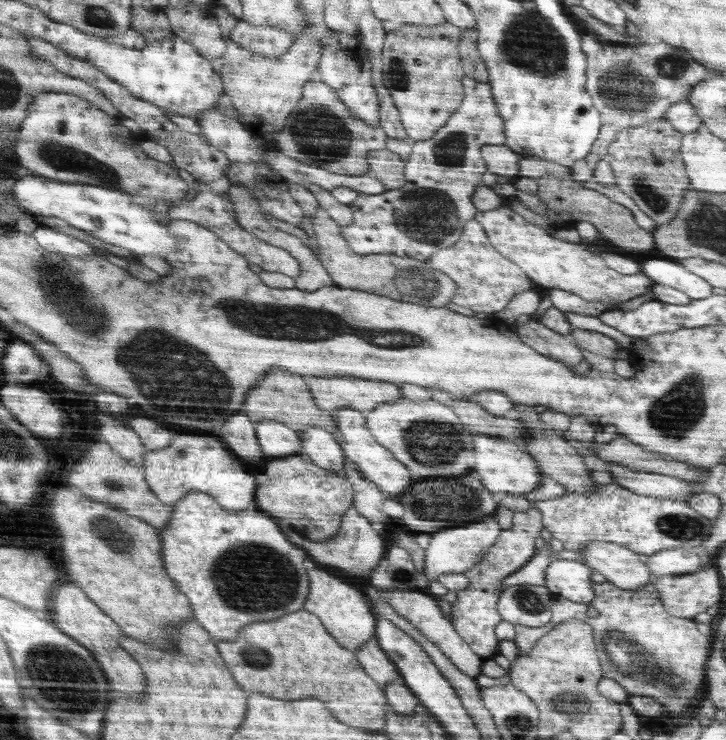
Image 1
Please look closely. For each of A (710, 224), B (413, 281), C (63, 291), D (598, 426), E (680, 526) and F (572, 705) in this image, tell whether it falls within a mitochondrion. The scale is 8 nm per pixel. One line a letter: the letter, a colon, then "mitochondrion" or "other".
A: mitochondrion
B: mitochondrion
C: mitochondrion
D: other
E: mitochondrion
F: mitochondrion

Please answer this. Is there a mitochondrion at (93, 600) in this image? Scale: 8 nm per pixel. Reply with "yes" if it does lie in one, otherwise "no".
no

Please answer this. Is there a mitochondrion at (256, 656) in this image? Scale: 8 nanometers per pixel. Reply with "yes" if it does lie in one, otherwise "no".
yes

